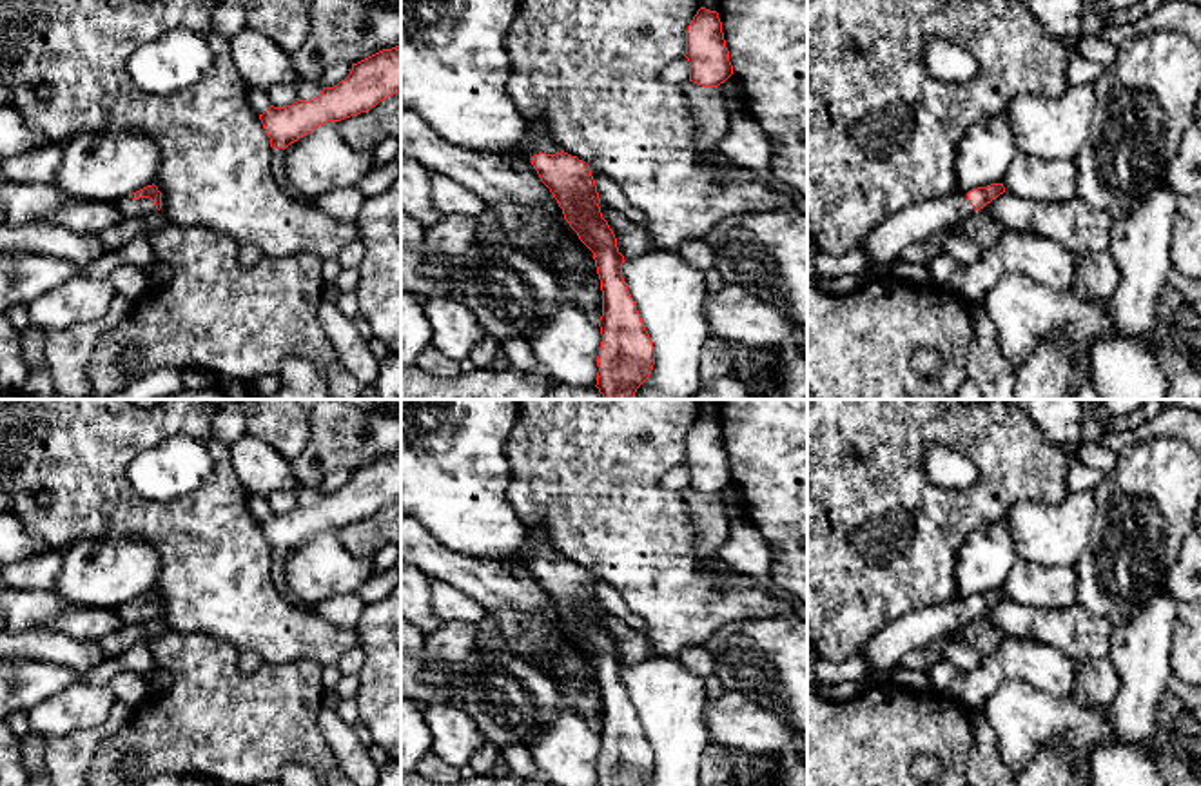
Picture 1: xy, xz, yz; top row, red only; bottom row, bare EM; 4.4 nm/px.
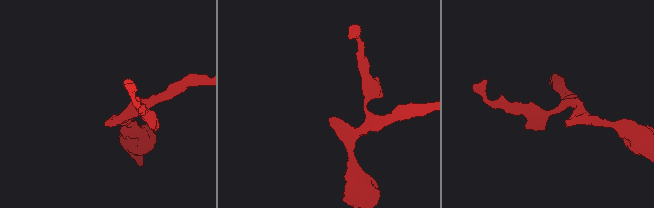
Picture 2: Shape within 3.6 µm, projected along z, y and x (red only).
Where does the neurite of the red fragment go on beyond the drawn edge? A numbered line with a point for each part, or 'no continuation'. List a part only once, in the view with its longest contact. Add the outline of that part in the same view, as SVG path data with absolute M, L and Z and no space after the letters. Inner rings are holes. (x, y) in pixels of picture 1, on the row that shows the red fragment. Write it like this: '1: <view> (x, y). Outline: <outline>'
1: xy (129, 207). Outline: M127 196L123 200L118 200L116 203L122 212L122 220L127 218L145 220L149 214L158 211L154 201L149 198L132 200L131 196Z

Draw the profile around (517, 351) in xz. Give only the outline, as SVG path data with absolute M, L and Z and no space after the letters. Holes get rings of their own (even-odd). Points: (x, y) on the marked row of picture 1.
M524 338L504 339L501 341L501 349L504 350L510 365L513 365L519 370L526 372L526 370L535 370L537 367L541 367L541 363L532 352L528 339Z

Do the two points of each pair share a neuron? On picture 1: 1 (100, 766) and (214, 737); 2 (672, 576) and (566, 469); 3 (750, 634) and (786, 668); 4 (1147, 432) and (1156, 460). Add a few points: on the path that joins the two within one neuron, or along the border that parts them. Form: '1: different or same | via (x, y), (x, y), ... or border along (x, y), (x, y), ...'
1: same | via (124, 741), (185, 739)
2: same | via (644, 549), (594, 496)
3: same | via (759, 643), (777, 661)
4: different | border along (1181, 438), (1138, 442), (1118, 454)

